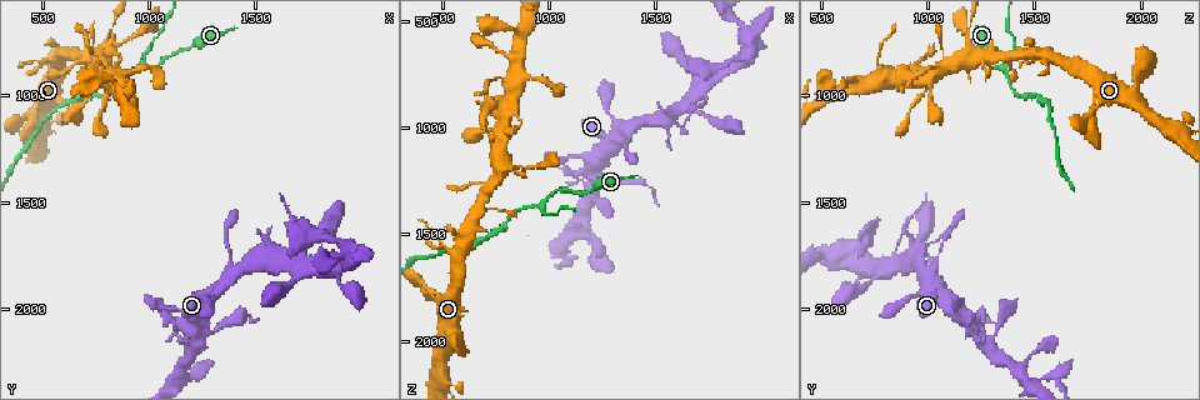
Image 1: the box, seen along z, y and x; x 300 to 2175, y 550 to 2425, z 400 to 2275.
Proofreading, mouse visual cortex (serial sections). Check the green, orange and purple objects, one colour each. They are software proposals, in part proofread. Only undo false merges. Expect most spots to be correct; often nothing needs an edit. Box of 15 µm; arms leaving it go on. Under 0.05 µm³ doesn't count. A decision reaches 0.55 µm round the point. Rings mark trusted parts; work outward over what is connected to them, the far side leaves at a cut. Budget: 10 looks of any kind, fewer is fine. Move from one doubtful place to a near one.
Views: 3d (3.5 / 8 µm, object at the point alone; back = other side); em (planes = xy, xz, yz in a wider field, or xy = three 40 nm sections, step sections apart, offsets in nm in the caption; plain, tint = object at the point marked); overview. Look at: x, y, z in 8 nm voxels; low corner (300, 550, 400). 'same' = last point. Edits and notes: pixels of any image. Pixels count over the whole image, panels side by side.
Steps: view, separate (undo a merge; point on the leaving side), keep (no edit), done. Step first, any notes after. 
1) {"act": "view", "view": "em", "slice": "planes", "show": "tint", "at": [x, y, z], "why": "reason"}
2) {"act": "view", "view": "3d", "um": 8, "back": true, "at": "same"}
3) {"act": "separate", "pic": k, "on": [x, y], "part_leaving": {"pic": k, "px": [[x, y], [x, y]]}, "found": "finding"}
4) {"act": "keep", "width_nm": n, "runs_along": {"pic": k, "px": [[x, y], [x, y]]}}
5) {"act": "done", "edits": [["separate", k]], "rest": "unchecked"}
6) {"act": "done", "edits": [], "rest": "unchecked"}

{"act": "view", "view": "3d", "um": 3.5, "at": [670, 840, 1270], "why": "thick turns thin"}

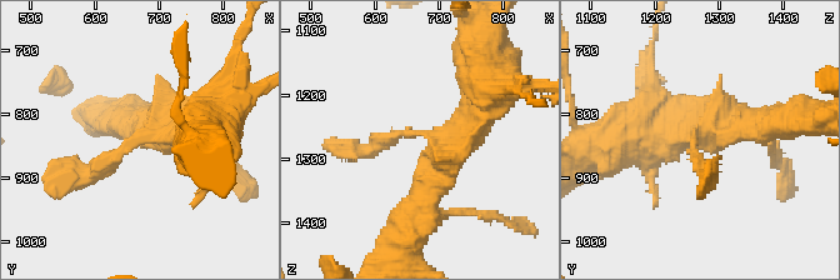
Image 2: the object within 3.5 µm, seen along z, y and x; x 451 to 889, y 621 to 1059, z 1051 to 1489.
{"act": "view", "view": "em", "slice": "xy", "step": 3, "show": "plain", "at": [670, 835, 1260]}

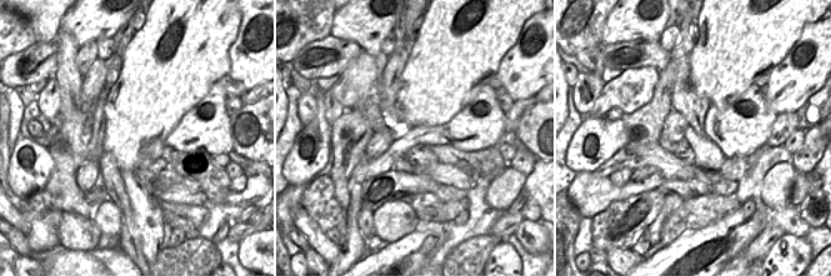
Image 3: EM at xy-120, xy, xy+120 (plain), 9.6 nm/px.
{"act": "view", "view": "em", "slice": "xy", "step": 3, "show": "tint", "at": "same"}

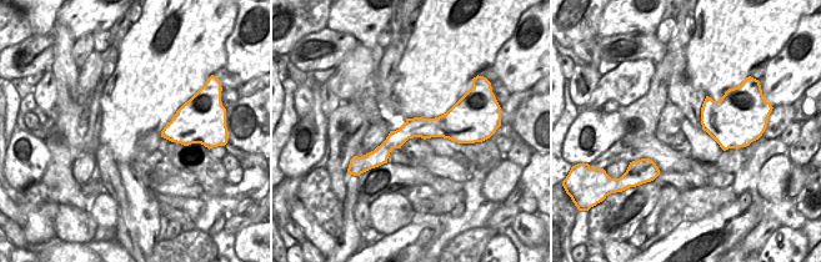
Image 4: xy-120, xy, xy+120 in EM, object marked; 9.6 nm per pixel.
{"act": "keep", "found": "all the same cell"}

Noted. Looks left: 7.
{"act": "view", "view": "3d", "um": 3.5, "at": [1630, 1770, 890], "why": "sharp bend"}

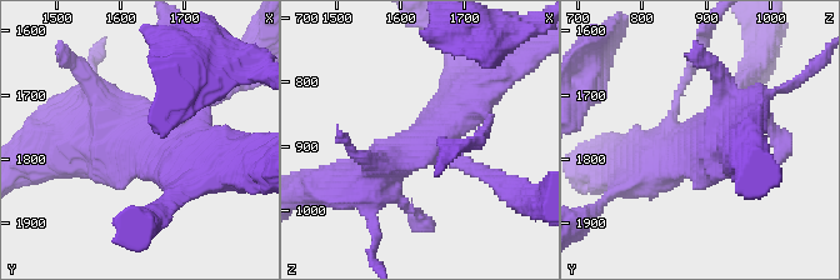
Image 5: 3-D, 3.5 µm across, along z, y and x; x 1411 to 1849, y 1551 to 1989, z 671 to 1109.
{"act": "view", "view": "em", "slice": "xy", "step": 3, "show": "tint", "at": [1635, 1770, 895]}

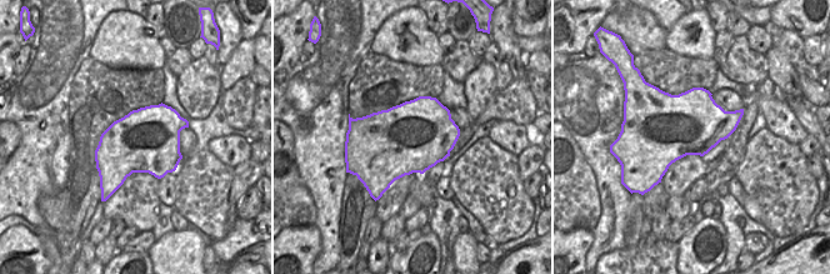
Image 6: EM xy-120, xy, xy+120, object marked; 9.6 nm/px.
{"act": "keep", "width_nm": 700, "runs_along": {"pic": 5, "px": [[350, 176], [415, 148], [480, 84]]}, "found": "one cell here"}

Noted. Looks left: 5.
{"act": "view", "view": "3d", "um": 8, "at": [950, 860, 1360], "why": "three-way junction"}

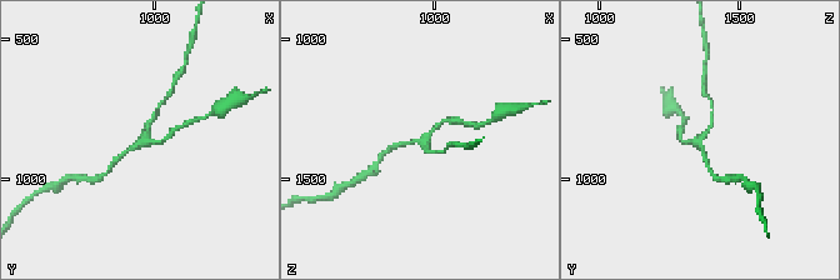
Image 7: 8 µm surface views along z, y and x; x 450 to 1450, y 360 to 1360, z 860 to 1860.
{"act": "view", "view": "3d", "um": 3.5, "at": [960, 870, 1350], "why": "zoom in"}

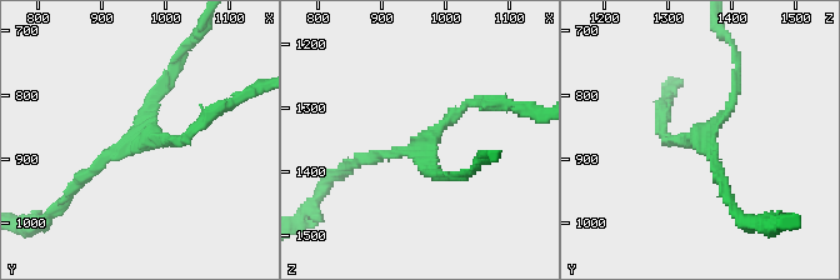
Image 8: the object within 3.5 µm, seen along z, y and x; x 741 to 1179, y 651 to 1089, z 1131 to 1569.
{"act": "view", "view": "em", "slice": "planes", "show": "tint", "at": [960, 875, 1355], "arms": 3, "arm_widths_nm": [150, 150, 150]}

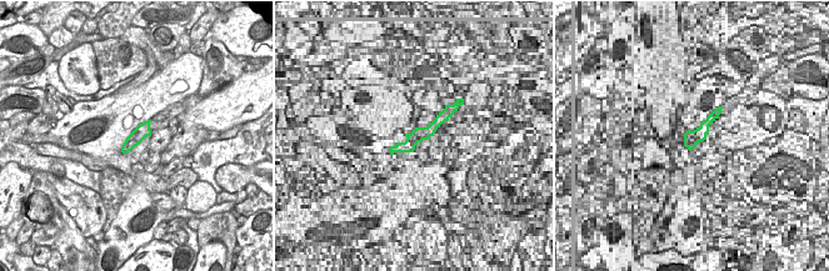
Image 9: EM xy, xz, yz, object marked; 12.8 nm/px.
{"act": "keep", "found": "one cell here"}

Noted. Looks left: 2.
{"act": "done", "edits": [], "rest": "unchecked"}

